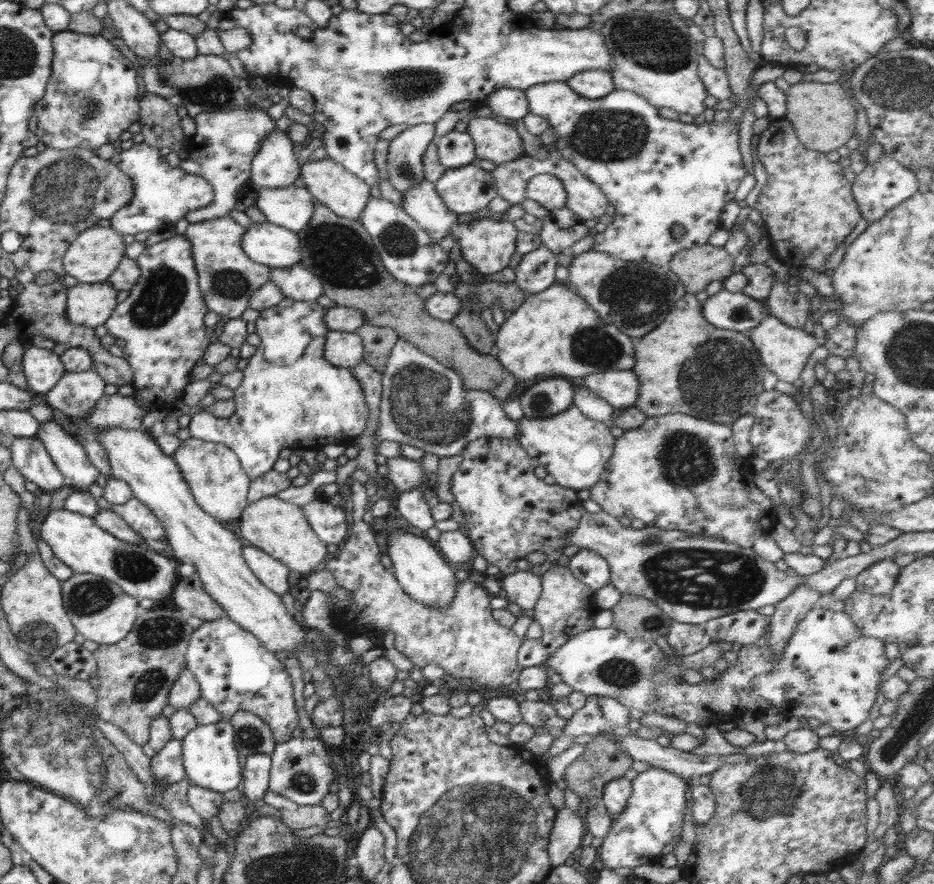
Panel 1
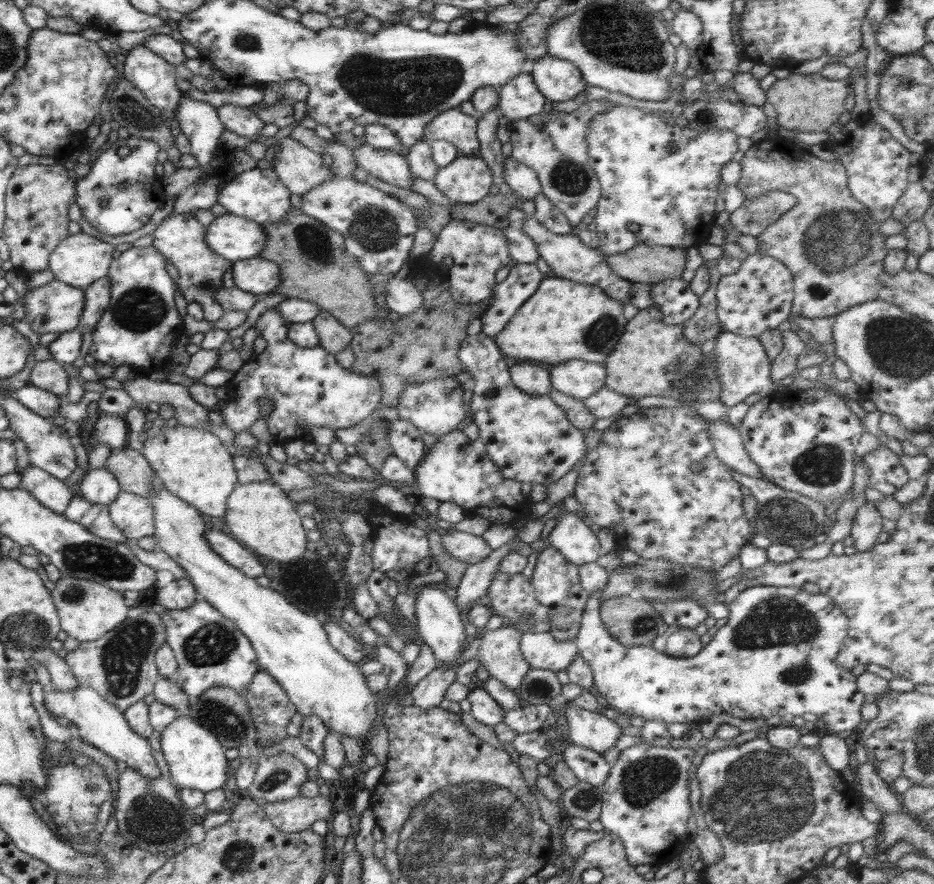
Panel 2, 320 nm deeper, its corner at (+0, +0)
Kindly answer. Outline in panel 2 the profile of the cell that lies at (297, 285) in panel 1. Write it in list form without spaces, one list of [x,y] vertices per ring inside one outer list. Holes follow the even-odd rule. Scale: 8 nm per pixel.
[[[263,257],[238,260],[231,269],[236,287],[259,296],[273,291],[280,282],[280,267]]]

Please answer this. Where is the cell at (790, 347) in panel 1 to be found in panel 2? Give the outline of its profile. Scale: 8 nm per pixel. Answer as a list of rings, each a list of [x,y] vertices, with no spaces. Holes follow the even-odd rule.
[[[722,331],[716,340],[715,365],[721,382],[720,402],[729,409],[756,392],[776,394],[778,384],[770,378],[772,359],[766,354],[764,345],[757,336],[740,336],[733,332]]]

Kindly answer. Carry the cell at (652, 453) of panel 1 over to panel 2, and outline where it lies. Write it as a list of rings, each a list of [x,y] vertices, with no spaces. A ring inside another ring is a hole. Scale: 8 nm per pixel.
[[[690,407],[641,408],[637,413],[638,418],[623,416],[602,431],[598,446],[592,449],[580,468],[578,478],[576,478],[574,497],[576,497],[585,515],[590,518],[593,524],[600,526],[602,529],[608,528],[614,532],[617,539],[616,546],[621,551],[624,549],[632,550],[642,558],[669,560],[670,562],[677,562],[677,564],[682,563],[684,567],[701,568],[704,571],[709,570],[709,568],[722,569],[730,560],[734,560],[739,555],[740,549],[746,543],[750,542],[750,522],[746,518],[742,506],[745,498],[741,492],[742,486],[732,479],[731,470],[714,453],[712,443],[707,435],[710,420],[704,418]],[[693,464],[702,464],[703,470],[699,473],[692,473],[691,466]]]

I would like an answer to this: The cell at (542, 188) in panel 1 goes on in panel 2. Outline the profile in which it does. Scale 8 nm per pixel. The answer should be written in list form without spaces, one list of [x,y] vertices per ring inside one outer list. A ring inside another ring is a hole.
[[[505,156],[504,162],[504,180],[509,187],[526,200],[533,198],[541,193],[541,184],[537,174],[525,164],[514,160],[511,156]]]

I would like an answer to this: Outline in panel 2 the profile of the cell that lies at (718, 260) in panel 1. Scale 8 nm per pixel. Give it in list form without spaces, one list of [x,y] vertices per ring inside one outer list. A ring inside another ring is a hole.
[[[637,244],[622,254],[604,255],[604,261],[620,278],[655,283],[681,277],[686,265],[686,248]]]

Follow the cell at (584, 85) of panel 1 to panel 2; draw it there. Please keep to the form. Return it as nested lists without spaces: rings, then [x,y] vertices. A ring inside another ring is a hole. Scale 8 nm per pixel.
[[[546,55],[529,66],[534,84],[550,103],[575,99],[588,84],[572,62]]]

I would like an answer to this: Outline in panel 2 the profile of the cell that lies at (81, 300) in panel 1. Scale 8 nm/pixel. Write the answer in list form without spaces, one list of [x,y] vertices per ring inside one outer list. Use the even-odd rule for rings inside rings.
[[[54,279],[40,287],[27,290],[24,295],[24,312],[30,328],[38,335],[47,332],[63,333],[76,330],[85,305],[84,289],[76,288]]]

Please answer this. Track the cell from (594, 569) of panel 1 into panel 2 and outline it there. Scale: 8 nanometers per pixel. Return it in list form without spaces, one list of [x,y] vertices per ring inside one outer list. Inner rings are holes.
[[[566,509],[558,515],[558,524],[554,526],[547,540],[568,562],[578,567],[596,562],[604,553],[594,532],[576,513]]]

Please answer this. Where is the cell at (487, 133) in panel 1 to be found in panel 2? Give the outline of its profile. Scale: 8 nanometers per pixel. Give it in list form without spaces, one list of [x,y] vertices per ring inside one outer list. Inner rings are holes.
[[[457,108],[440,112],[424,128],[422,140],[447,140],[456,146],[462,156],[479,156],[480,141],[477,137],[478,120],[463,114]]]

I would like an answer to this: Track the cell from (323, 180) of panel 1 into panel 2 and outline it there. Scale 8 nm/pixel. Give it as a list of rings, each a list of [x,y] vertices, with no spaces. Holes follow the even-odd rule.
[[[290,135],[279,139],[275,145],[273,171],[279,181],[294,194],[303,195],[336,175],[322,163],[321,154],[296,142]]]

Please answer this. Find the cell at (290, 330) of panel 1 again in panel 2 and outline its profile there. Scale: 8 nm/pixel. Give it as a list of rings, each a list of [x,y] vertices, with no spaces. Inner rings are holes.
[[[277,308],[266,310],[255,322],[258,334],[268,343],[264,352],[252,355],[235,371],[227,386],[227,405],[220,410],[224,427],[239,433],[263,418],[260,400],[270,400],[274,405],[265,416],[272,436],[286,441],[310,439],[312,428],[325,426],[336,429],[356,426],[379,408],[382,398],[380,381],[374,375],[363,375],[343,368],[331,352],[320,345],[303,347],[288,336],[292,322],[281,317]]]

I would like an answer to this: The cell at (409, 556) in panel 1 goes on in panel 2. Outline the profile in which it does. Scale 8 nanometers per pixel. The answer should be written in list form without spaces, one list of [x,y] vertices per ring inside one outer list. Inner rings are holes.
[[[438,584],[419,588],[414,599],[419,637],[432,649],[437,662],[456,662],[467,646],[464,622],[460,619],[461,610],[456,602],[446,595],[446,588]]]

